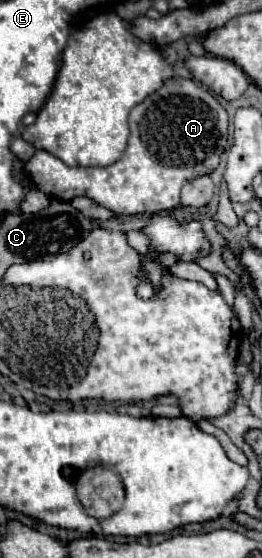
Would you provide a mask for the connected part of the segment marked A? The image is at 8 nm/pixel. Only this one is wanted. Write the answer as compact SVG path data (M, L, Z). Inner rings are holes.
M172 77L158 93L152 93L130 111L130 139L124 155L108 167L68 167L48 151L36 151L26 163L32 183L48 197L60 201L72 201L74 197L88 197L98 205L110 209L116 215L144 215L162 213L180 205L180 189L186 181L208 175L218 167L220 155L228 137L228 113L224 107L192 79Z

